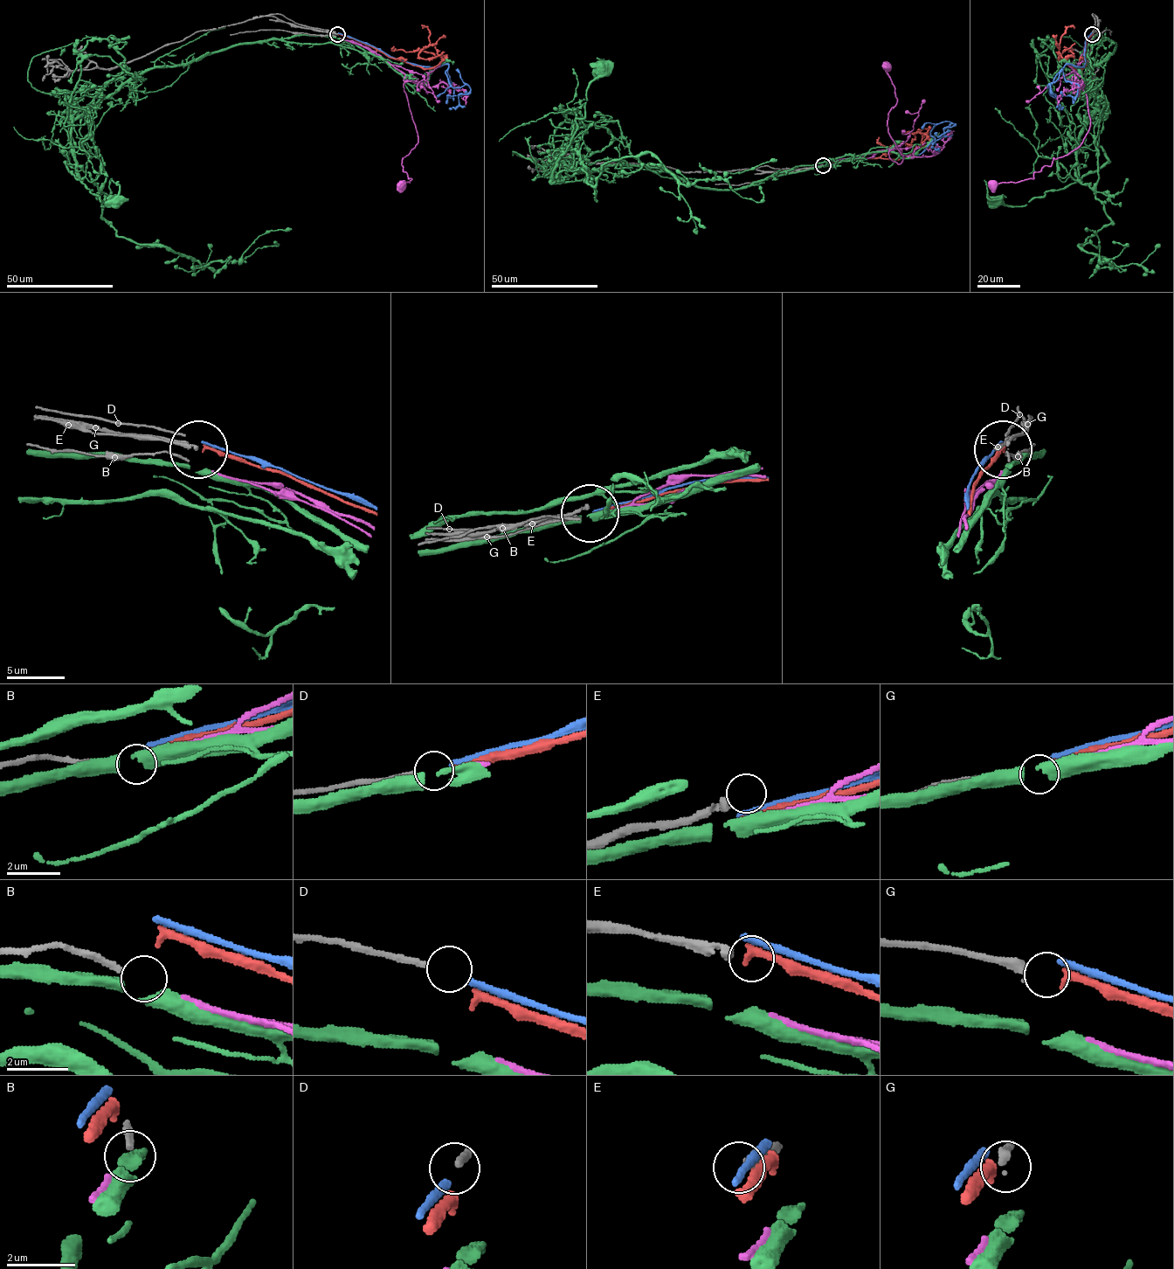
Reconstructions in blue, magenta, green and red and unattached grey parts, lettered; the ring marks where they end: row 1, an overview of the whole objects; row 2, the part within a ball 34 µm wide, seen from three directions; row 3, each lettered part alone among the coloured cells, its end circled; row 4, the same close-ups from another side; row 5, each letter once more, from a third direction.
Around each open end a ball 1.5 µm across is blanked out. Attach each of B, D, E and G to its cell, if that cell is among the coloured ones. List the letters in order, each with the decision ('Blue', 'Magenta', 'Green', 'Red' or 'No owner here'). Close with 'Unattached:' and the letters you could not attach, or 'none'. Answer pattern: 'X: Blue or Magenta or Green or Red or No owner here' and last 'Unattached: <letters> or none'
B: No owner here
D: Blue
E: No owner here
G: Red
Unattached: B, E

